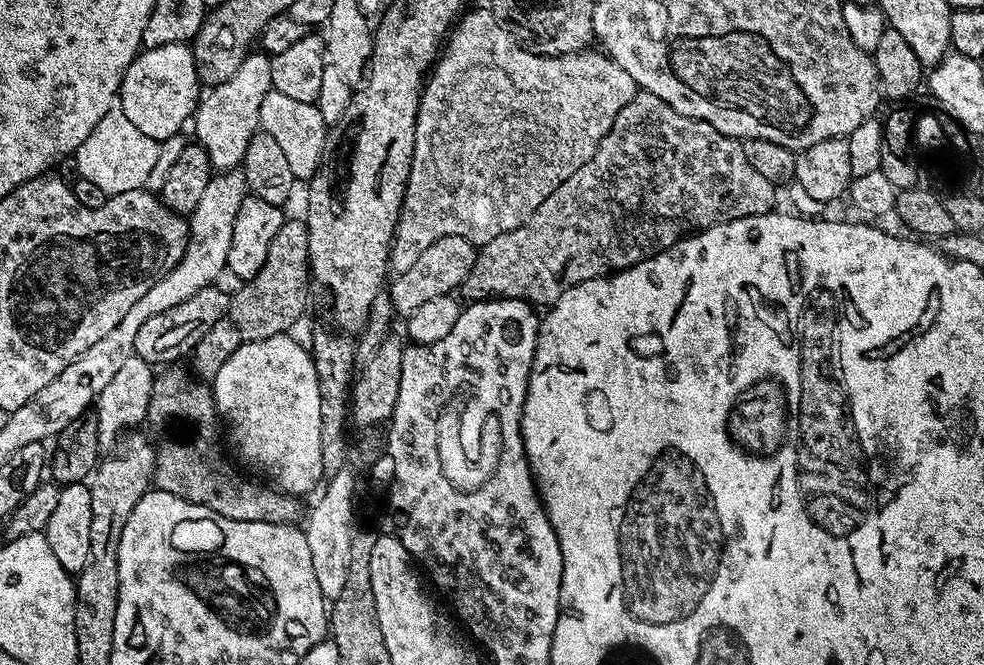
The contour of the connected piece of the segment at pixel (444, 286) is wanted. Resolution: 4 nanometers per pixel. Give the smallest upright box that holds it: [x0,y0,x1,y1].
[386,236,477,318]

